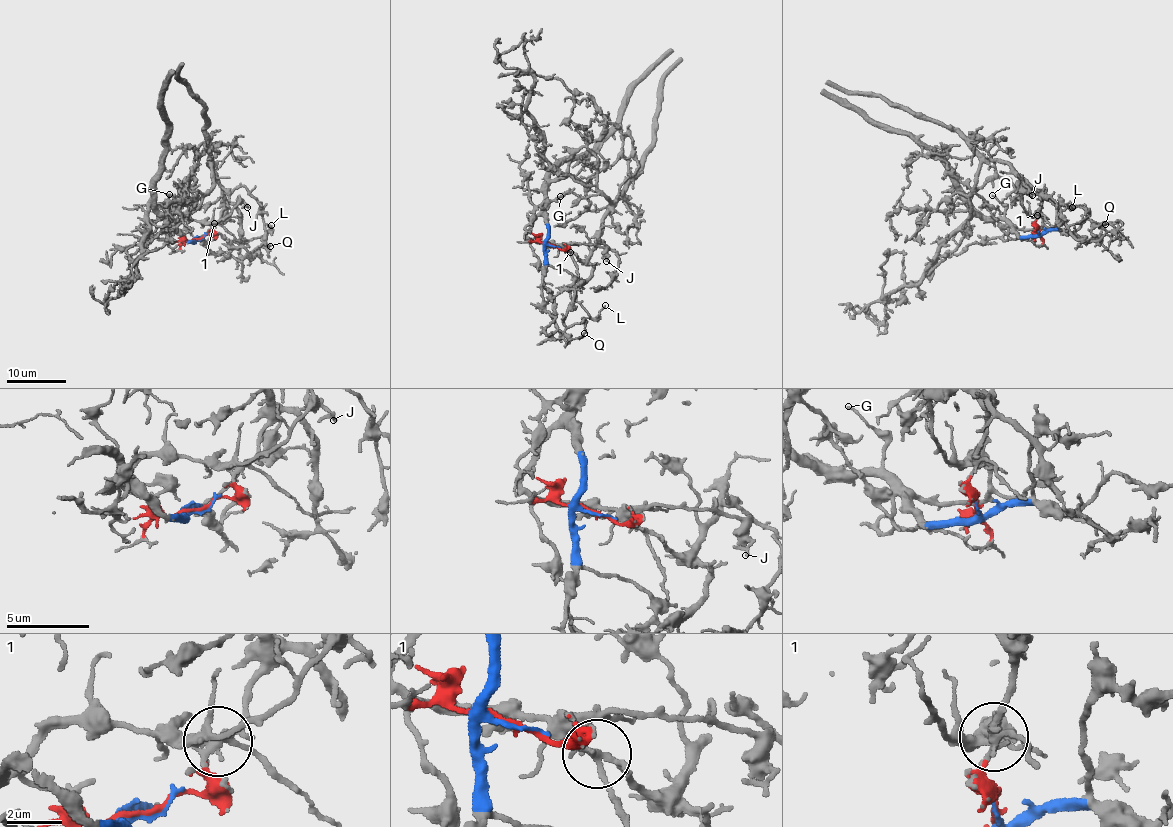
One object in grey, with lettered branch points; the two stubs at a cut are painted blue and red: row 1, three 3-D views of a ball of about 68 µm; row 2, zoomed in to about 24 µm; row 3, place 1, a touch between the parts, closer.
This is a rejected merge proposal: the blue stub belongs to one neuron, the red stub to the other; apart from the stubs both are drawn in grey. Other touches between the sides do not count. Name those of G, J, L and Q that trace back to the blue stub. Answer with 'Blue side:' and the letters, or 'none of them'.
Blue side: G, J

